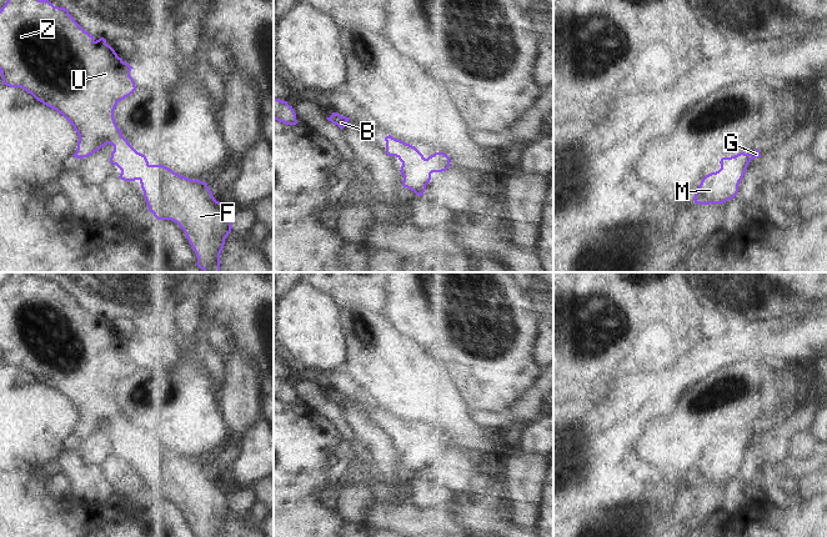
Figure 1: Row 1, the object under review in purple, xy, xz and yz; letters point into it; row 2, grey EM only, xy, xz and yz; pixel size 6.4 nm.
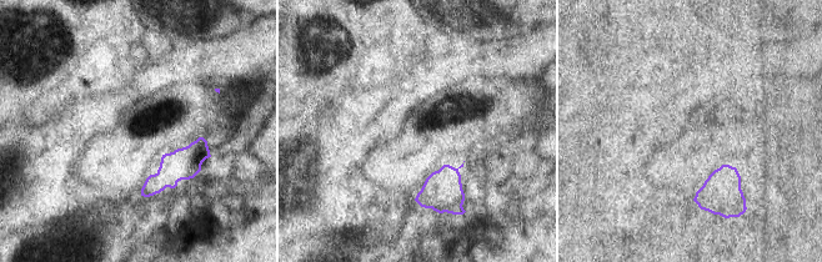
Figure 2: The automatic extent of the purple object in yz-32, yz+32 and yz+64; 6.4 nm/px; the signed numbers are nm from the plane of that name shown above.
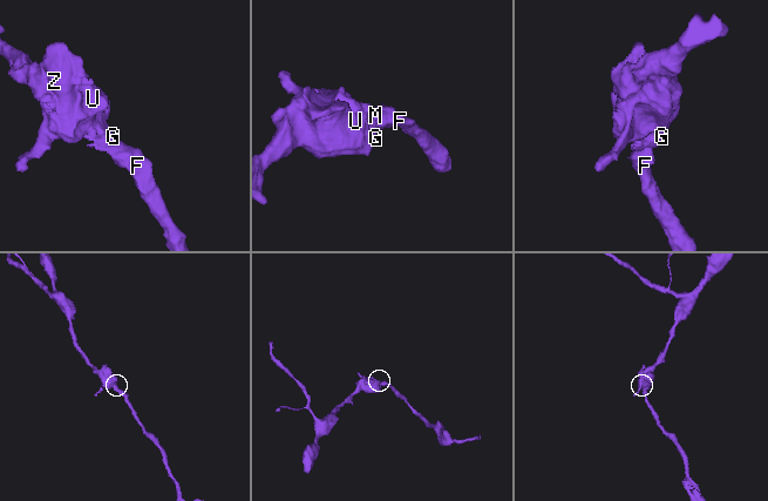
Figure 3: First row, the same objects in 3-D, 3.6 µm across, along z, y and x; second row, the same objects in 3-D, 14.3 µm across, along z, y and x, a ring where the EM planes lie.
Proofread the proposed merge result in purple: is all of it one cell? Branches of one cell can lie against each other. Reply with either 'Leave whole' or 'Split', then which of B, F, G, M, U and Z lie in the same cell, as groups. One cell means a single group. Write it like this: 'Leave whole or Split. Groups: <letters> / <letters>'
Leave whole. Groups: B F G M U Z

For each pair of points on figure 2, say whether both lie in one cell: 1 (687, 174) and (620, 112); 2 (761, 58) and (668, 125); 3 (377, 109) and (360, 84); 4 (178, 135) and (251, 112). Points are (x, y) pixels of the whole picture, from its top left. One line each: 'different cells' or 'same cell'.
1: different cells
2: same cell
3: different cells
4: same cell

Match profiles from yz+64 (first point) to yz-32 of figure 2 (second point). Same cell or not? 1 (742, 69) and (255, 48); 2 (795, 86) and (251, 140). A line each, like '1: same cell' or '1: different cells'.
1: same cell
2: different cells

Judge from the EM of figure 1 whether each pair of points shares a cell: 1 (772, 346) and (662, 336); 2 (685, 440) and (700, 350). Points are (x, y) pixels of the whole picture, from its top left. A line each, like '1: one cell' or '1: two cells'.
1: two cells
2: two cells

